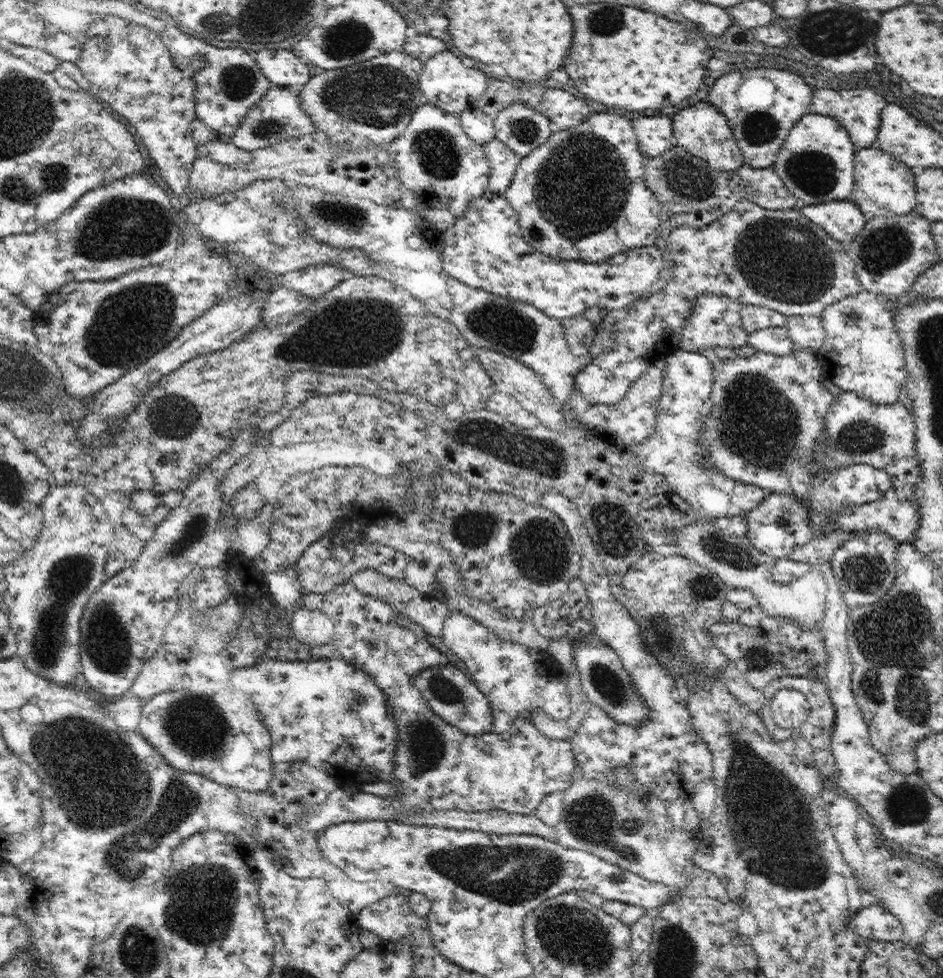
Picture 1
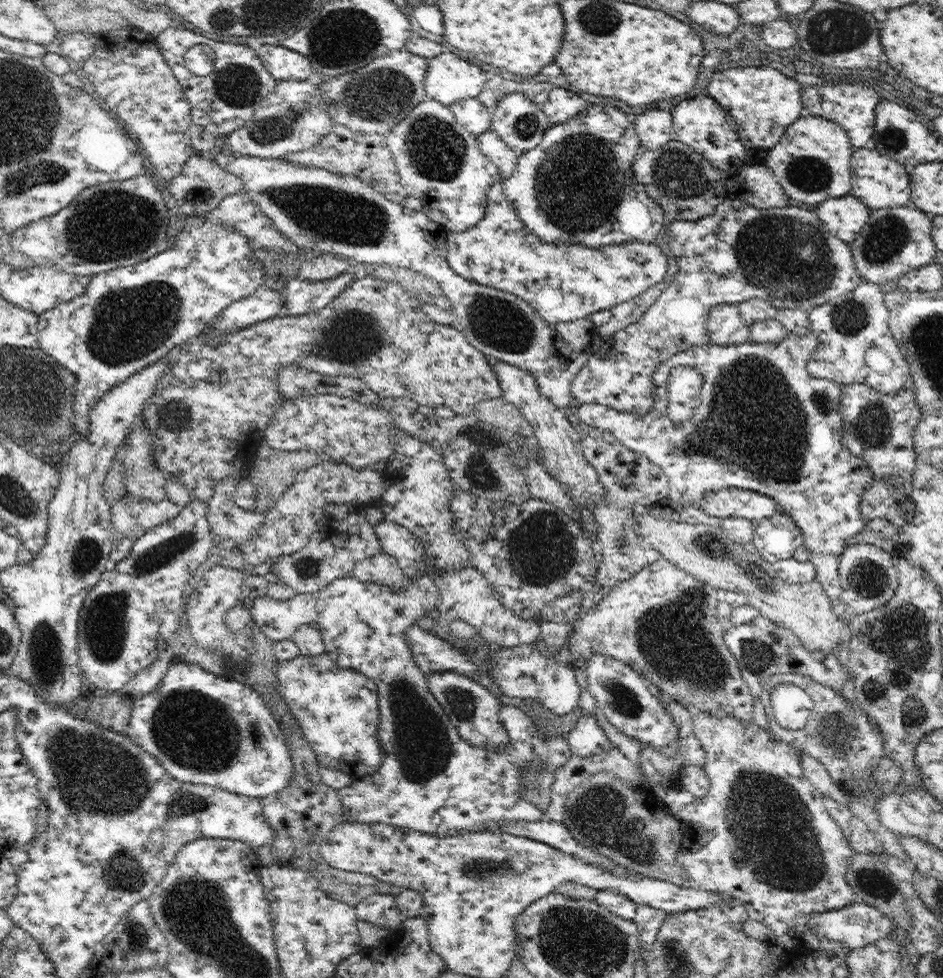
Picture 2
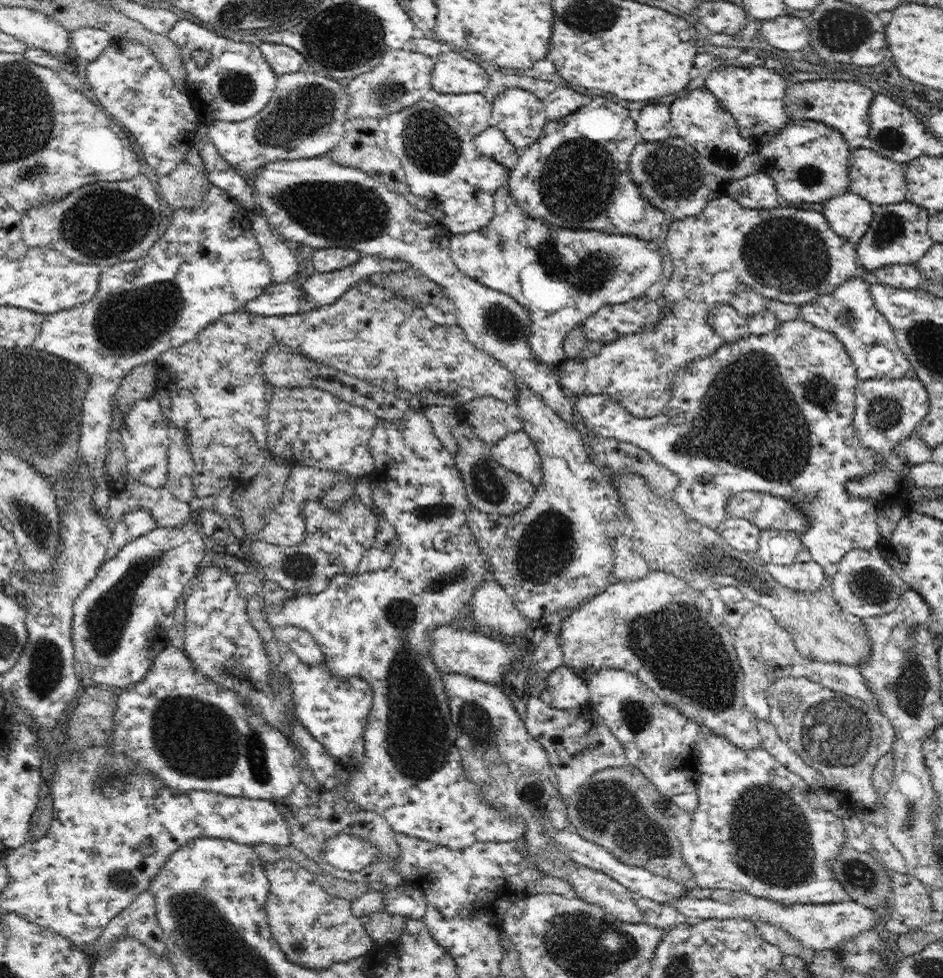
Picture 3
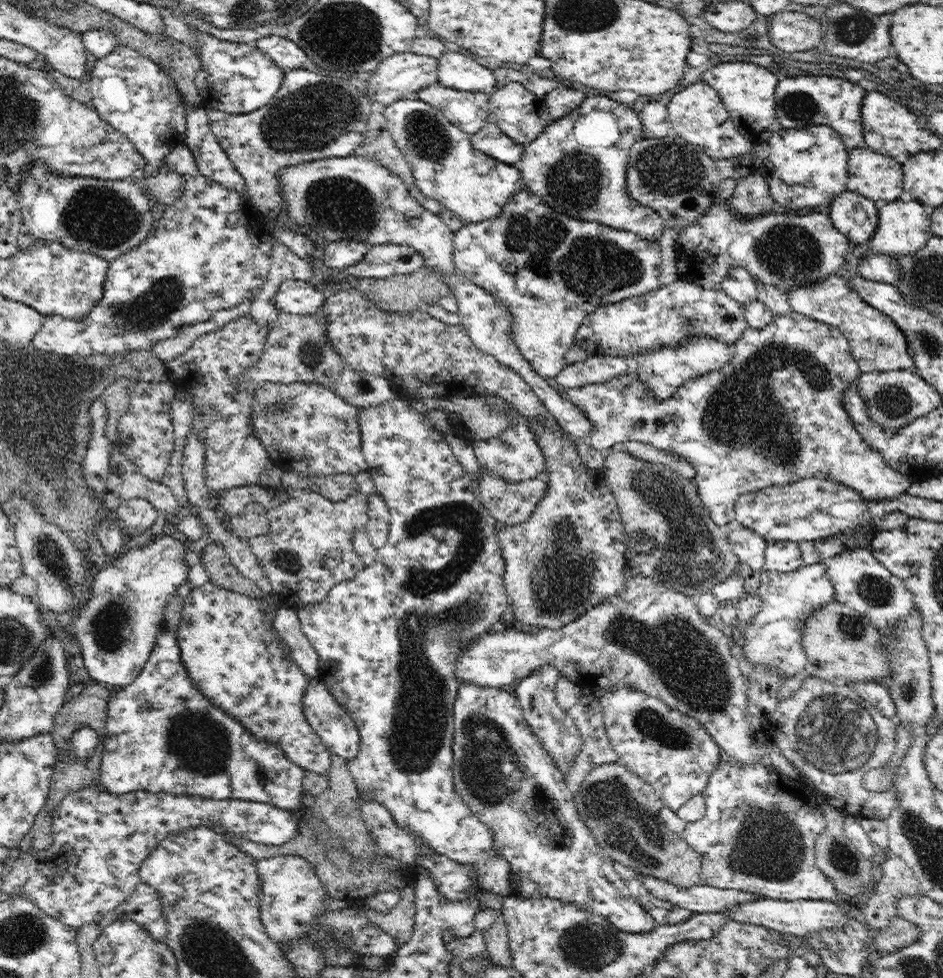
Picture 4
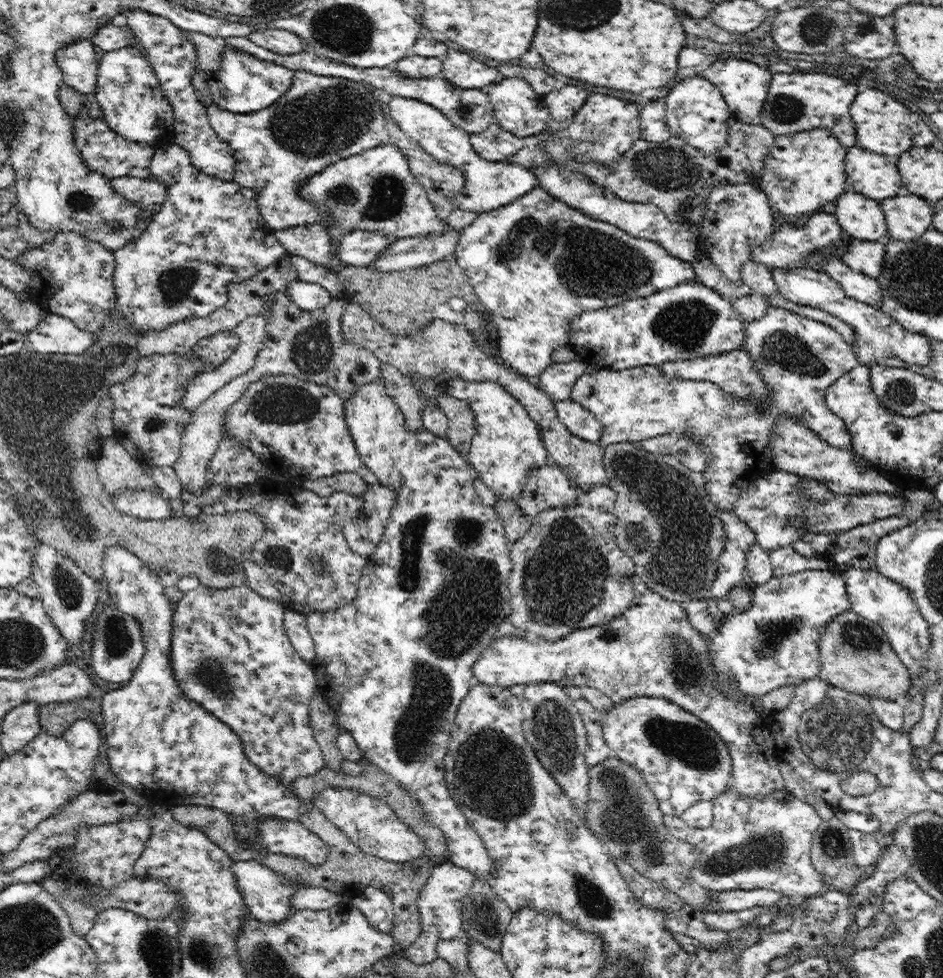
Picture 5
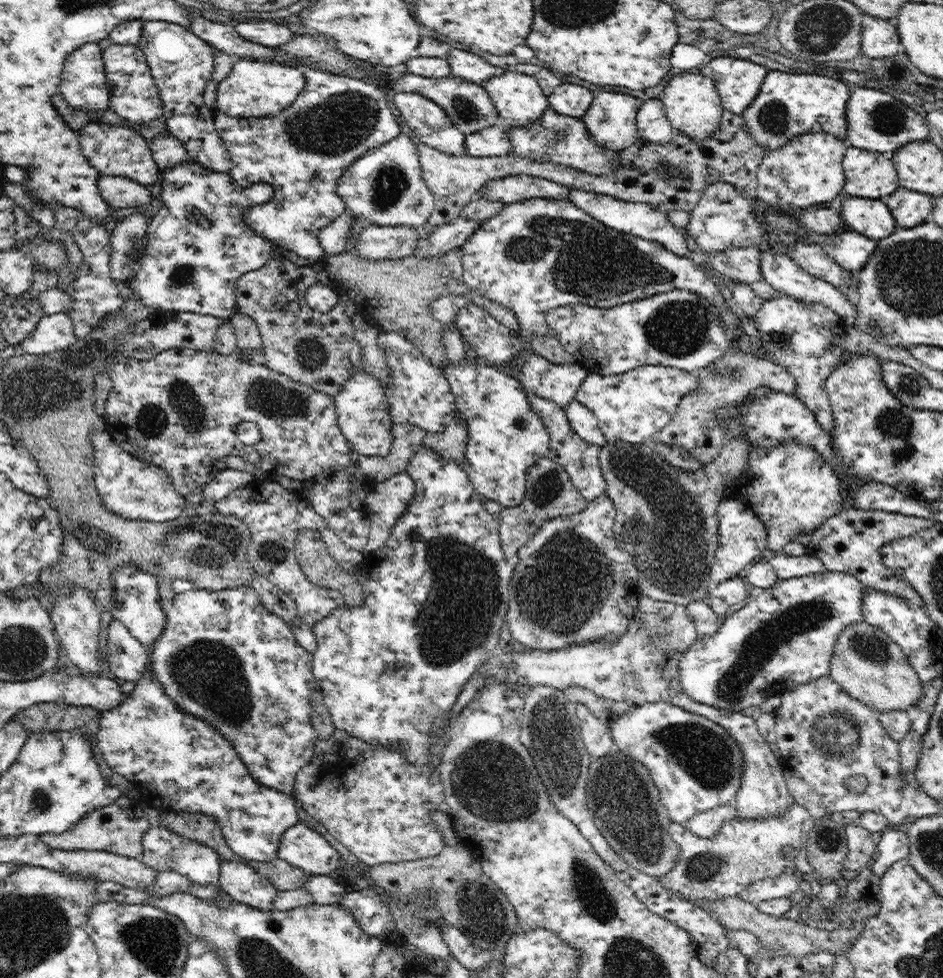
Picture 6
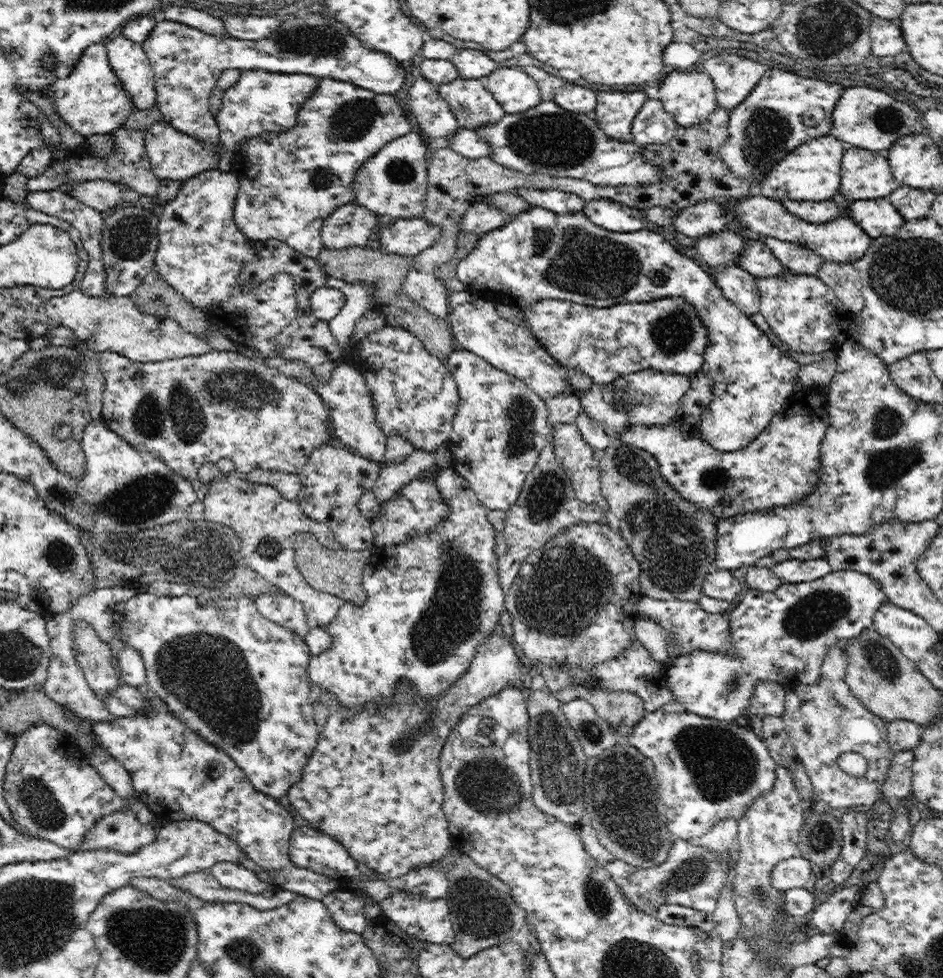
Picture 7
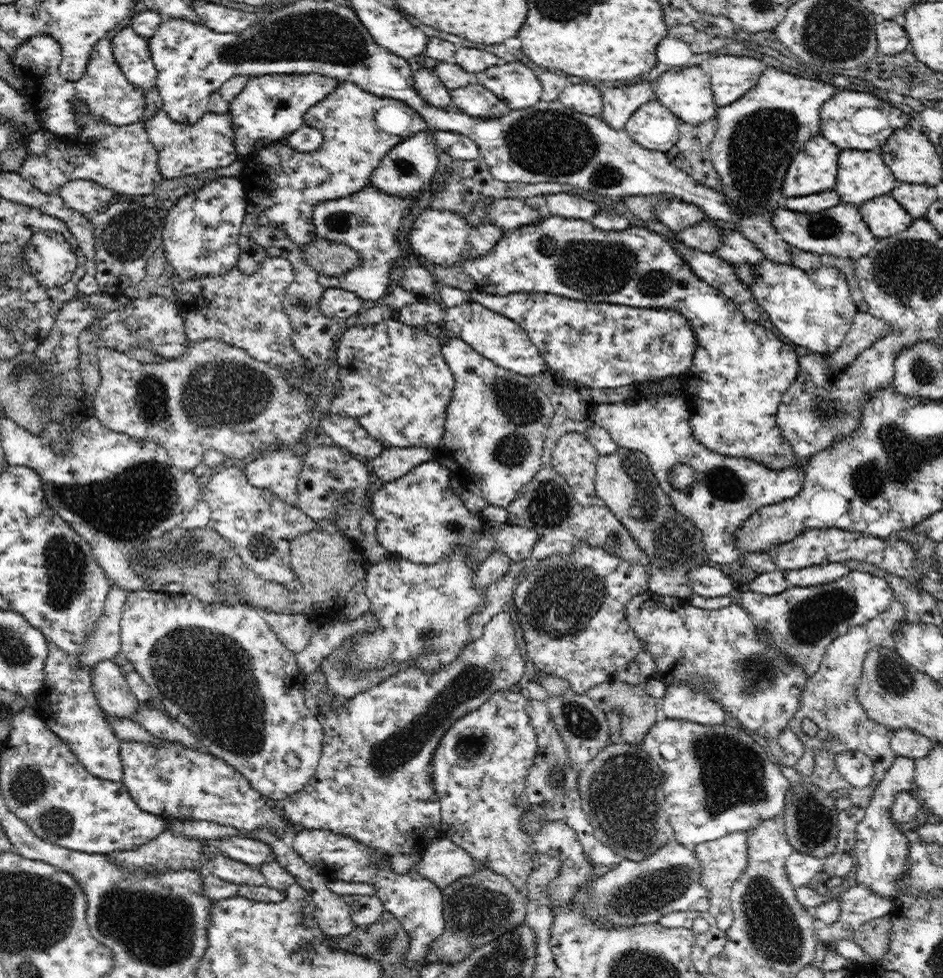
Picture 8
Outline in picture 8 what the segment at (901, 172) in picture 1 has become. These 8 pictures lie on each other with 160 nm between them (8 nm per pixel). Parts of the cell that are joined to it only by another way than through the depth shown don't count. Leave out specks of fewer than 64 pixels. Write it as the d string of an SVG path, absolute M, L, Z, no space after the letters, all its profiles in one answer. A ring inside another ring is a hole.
M843 149L837 160L837 181L835 190L840 201L859 207L867 200L876 196L888 195L894 188L896 180L893 172L888 168L881 155L881 149L863 151L858 149Z

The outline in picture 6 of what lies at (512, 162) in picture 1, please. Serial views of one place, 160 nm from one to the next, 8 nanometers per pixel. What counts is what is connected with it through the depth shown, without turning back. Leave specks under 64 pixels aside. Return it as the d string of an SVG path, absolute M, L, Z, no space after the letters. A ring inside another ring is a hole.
M492 125L465 135L465 151L473 157L508 155L511 152L511 142L506 130L499 125Z

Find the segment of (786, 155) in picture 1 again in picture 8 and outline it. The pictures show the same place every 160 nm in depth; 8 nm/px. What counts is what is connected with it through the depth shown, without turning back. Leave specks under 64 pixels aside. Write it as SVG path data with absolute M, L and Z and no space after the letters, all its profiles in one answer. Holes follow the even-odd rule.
M821 132L794 156L782 182L784 198L808 196L835 188L840 149Z

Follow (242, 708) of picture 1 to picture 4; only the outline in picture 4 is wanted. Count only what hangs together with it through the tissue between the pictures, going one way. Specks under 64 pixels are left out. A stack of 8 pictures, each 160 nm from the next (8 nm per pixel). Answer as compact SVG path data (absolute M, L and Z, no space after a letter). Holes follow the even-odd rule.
M162 630L157 636L156 644L151 652L150 658L146 661L142 672L129 685L115 689L116 694L108 702L108 718L106 724L106 740L104 744L101 768L99 769L101 784L108 789L108 792L126 794L126 792L137 791L138 789L148 792L170 792L178 795L203 796L211 799L240 799L252 800L271 804L282 810L294 811L298 808L298 800L303 792L303 774L306 772L298 764L290 761L277 744L269 740L256 739L254 735L248 734L248 730L234 716L228 715L218 705L212 704L204 693L200 691L197 684L188 676L185 664L183 663L177 636L170 635L168 631Z

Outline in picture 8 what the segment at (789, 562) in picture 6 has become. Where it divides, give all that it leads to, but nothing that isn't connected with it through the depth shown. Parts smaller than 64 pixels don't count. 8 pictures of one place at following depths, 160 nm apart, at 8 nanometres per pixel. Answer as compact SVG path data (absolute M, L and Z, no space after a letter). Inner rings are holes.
M842 562L816 564L806 568L792 568L782 571L789 587L810 587L816 584L834 582L846 576L848 567Z

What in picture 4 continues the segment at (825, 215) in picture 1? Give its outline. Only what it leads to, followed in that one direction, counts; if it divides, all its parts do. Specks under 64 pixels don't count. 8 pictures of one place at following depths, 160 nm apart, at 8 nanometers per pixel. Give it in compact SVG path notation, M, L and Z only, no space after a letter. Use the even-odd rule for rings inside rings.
M852 191L841 192L830 204L832 225L852 243L870 241L877 230L878 203Z

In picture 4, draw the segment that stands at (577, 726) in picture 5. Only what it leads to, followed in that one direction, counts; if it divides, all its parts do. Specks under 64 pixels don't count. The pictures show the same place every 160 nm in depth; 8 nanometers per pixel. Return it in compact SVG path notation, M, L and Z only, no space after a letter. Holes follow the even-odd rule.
M553 662L542 664L538 670L526 674L522 680L515 684L517 700L522 706L524 716L534 735L540 739L546 753L554 759L555 765L566 772L572 762L578 757L582 748L582 738L573 719L569 718L566 711L557 706L555 700L556 680L560 672Z

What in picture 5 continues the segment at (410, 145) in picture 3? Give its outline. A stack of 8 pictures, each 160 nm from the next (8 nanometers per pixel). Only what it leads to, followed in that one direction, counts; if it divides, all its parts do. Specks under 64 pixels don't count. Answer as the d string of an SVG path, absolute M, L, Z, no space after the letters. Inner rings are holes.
M392 95L387 104L387 110L398 127L410 137L410 141L418 143L426 153L430 154L430 158L464 173L465 186L462 188L462 192L458 192L450 198L454 203L453 208L474 212L478 216L510 204L538 186L538 179L536 179L534 171L524 168L521 164L484 160L473 149L471 135L452 124L442 109L437 109L421 100Z

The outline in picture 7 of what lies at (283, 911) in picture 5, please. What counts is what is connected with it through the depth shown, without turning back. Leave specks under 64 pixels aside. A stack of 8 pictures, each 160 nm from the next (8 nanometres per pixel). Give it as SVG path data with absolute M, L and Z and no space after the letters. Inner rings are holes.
M216 862L216 864L211 866L209 871L216 881L226 888L260 894L269 887L253 871L237 862Z

